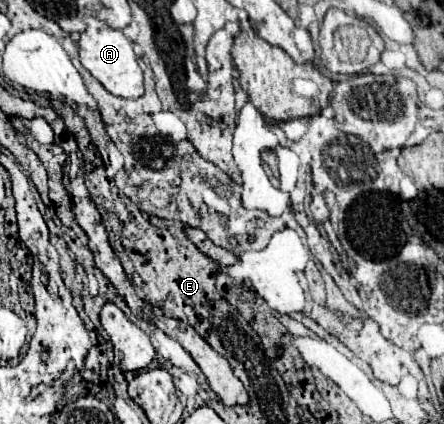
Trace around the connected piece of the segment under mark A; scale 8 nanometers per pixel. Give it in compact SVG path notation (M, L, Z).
M87 17L87 29L79 39L79 57L83 67L111 93L125 99L139 99L143 95L143 71L139 67L137 55L133 51L133 43L119 31L111 29L107 23Z

